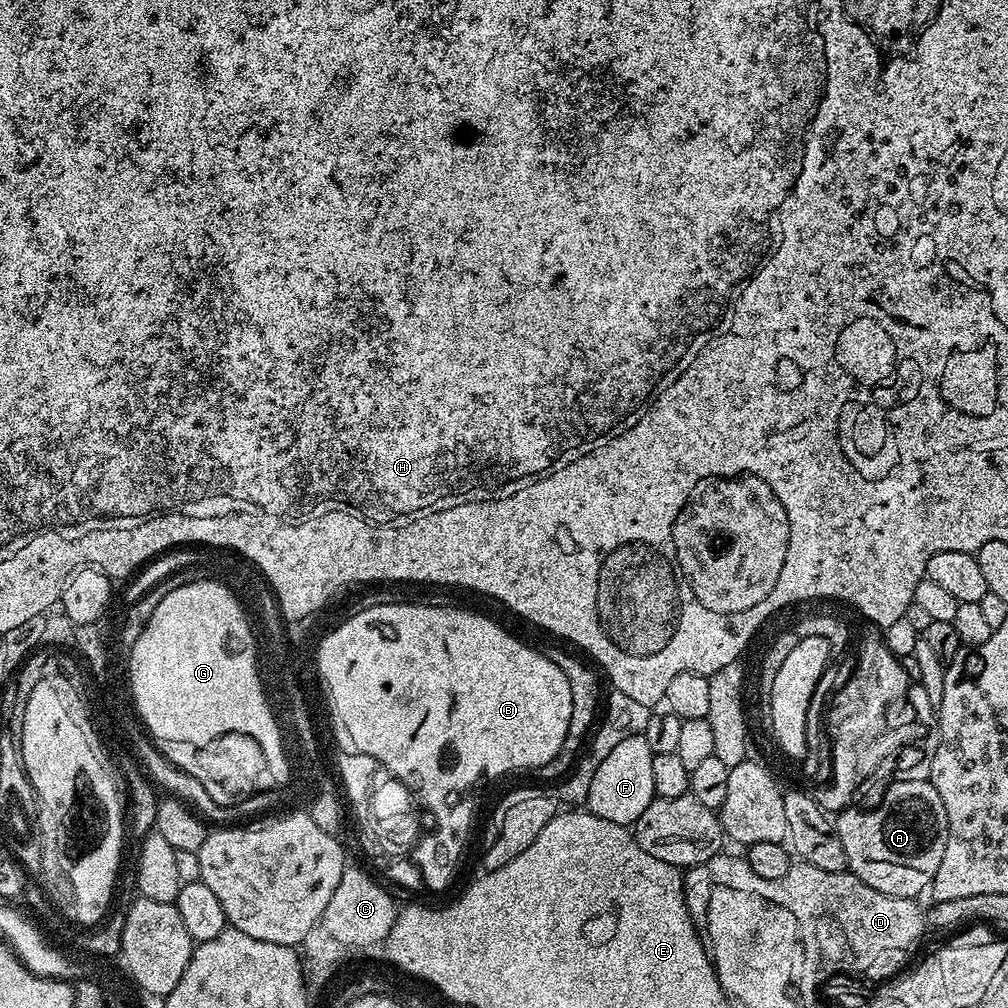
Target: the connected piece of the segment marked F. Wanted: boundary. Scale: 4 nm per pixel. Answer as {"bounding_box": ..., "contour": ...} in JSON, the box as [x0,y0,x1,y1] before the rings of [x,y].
{"bounding_box":[587,735,656,826],"contour":[[[643,735],[626,738],[626,742],[618,742],[610,755],[602,761],[602,766],[594,770],[594,782],[590,782],[587,811],[598,818],[606,818],[606,822],[614,822],[625,826],[635,825],[637,818],[650,806],[656,796],[654,790],[653,752]]]}

